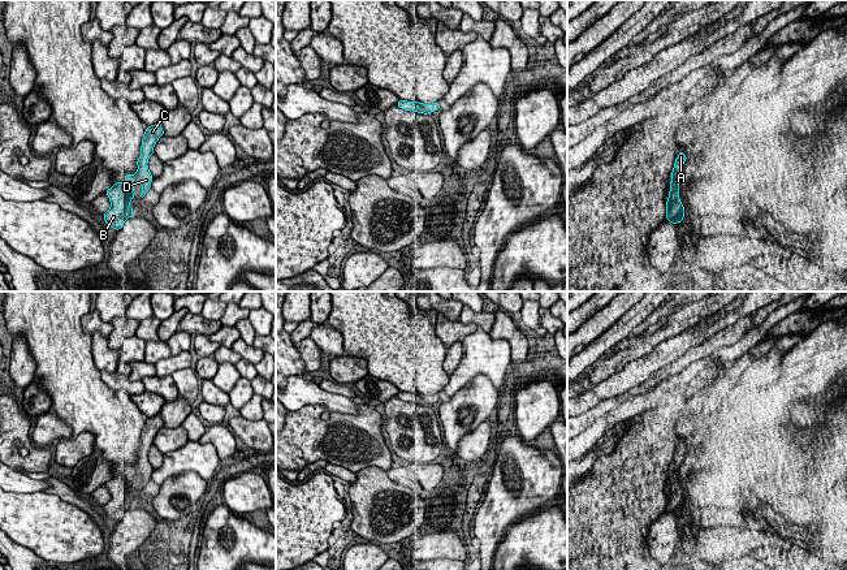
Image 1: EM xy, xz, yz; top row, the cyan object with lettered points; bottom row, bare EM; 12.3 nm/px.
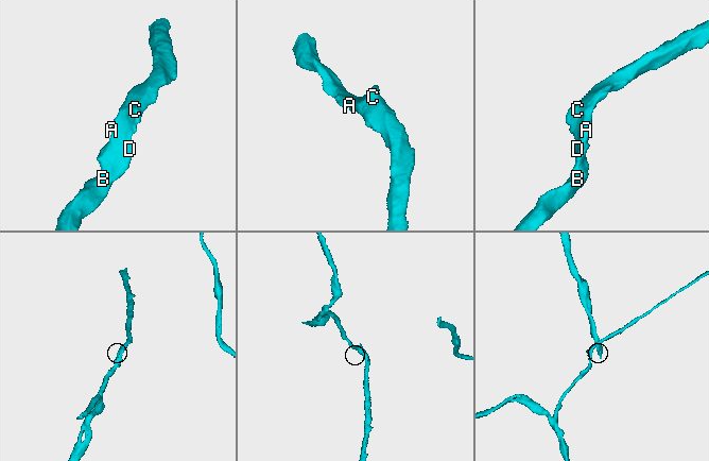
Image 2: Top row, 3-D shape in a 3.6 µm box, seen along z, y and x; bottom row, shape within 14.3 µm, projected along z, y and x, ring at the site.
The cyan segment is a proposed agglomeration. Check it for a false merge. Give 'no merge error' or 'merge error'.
no merge error

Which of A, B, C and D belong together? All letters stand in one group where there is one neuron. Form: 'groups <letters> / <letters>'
groups A B C D

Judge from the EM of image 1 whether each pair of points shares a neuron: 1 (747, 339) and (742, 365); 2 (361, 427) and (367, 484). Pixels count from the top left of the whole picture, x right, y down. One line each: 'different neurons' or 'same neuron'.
1: different neurons
2: different neurons

